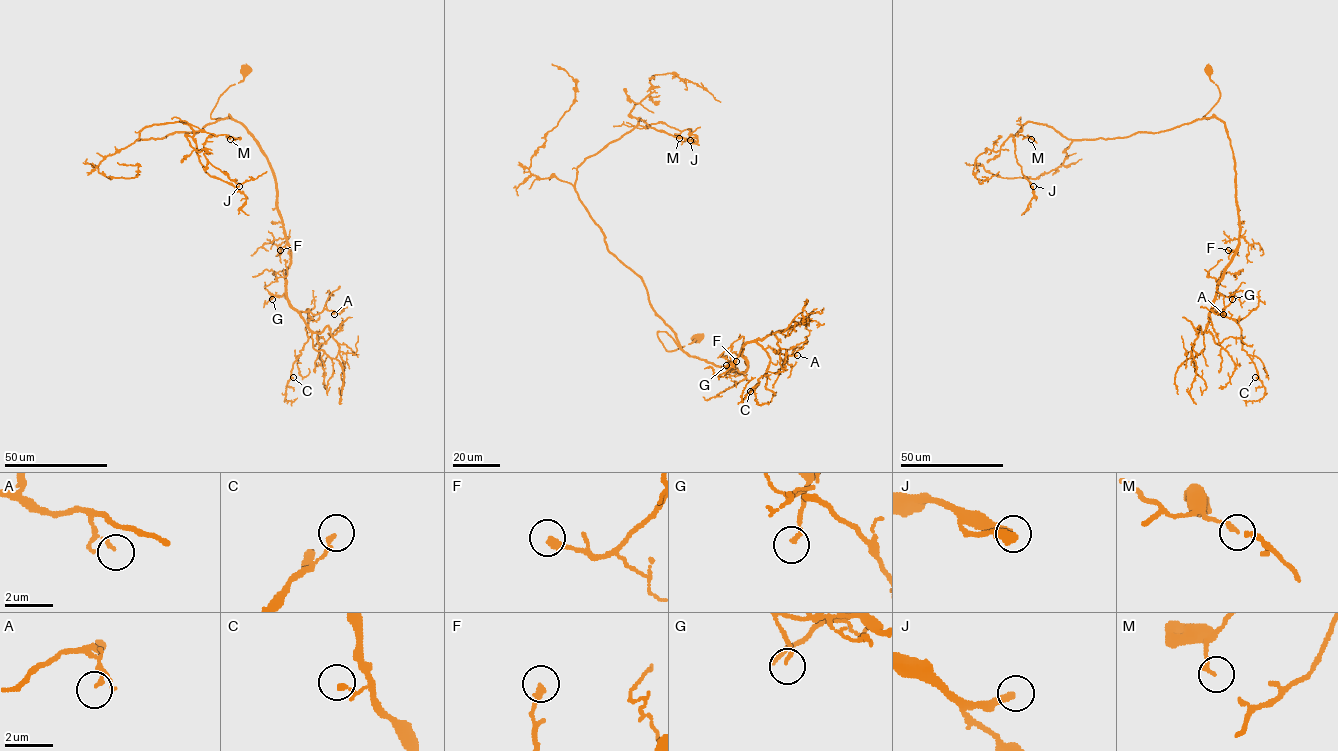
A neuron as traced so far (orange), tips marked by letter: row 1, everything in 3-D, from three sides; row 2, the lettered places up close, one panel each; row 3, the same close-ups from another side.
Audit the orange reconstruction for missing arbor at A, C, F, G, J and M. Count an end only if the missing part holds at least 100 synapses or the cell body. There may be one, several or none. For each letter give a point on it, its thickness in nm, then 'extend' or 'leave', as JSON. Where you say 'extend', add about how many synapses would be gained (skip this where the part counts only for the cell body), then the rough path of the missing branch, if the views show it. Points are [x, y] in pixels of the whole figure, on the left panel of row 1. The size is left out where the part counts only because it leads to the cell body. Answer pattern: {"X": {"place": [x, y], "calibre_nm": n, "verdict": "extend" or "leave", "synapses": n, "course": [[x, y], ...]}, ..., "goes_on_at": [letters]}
{"A": {"place": [334, 314], "calibre_nm": 80, "verdict": "leave"}, "C": {"place": [293, 377], "calibre_nm": 170, "verdict": "leave"}, "F": {"place": [280, 250], "calibre_nm": 240, "verdict": "leave"}, "G": {"place": [272, 299], "calibre_nm": 130, "verdict": "leave"}, "J": {"place": [239, 186], "calibre_nm": 280, "verdict": "extend", "synapses": 200, "course": [[239, 186], [277, 180], [281, 190], [277, 197]]}, "M": {"place": [230, 139], "calibre_nm": 160, "verdict": "leave"}, "goes_on_at": ["J"]}

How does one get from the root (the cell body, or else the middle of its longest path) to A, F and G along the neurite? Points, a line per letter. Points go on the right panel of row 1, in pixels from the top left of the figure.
A: (1208, 69), (1220, 97), (1203, 118), (1221, 121), (1230, 141), (1239, 224), (1236, 253), (1211, 306), (1223, 314)
F: (1208, 69), (1220, 97), (1203, 118), (1217, 117), (1224, 123), (1234, 160), (1239, 243), (1234, 251), (1228, 250)
G: (1208, 69), (1220, 97), (1203, 118), (1217, 117), (1224, 123), (1234, 160), (1239, 243), (1217, 290), (1232, 299)

